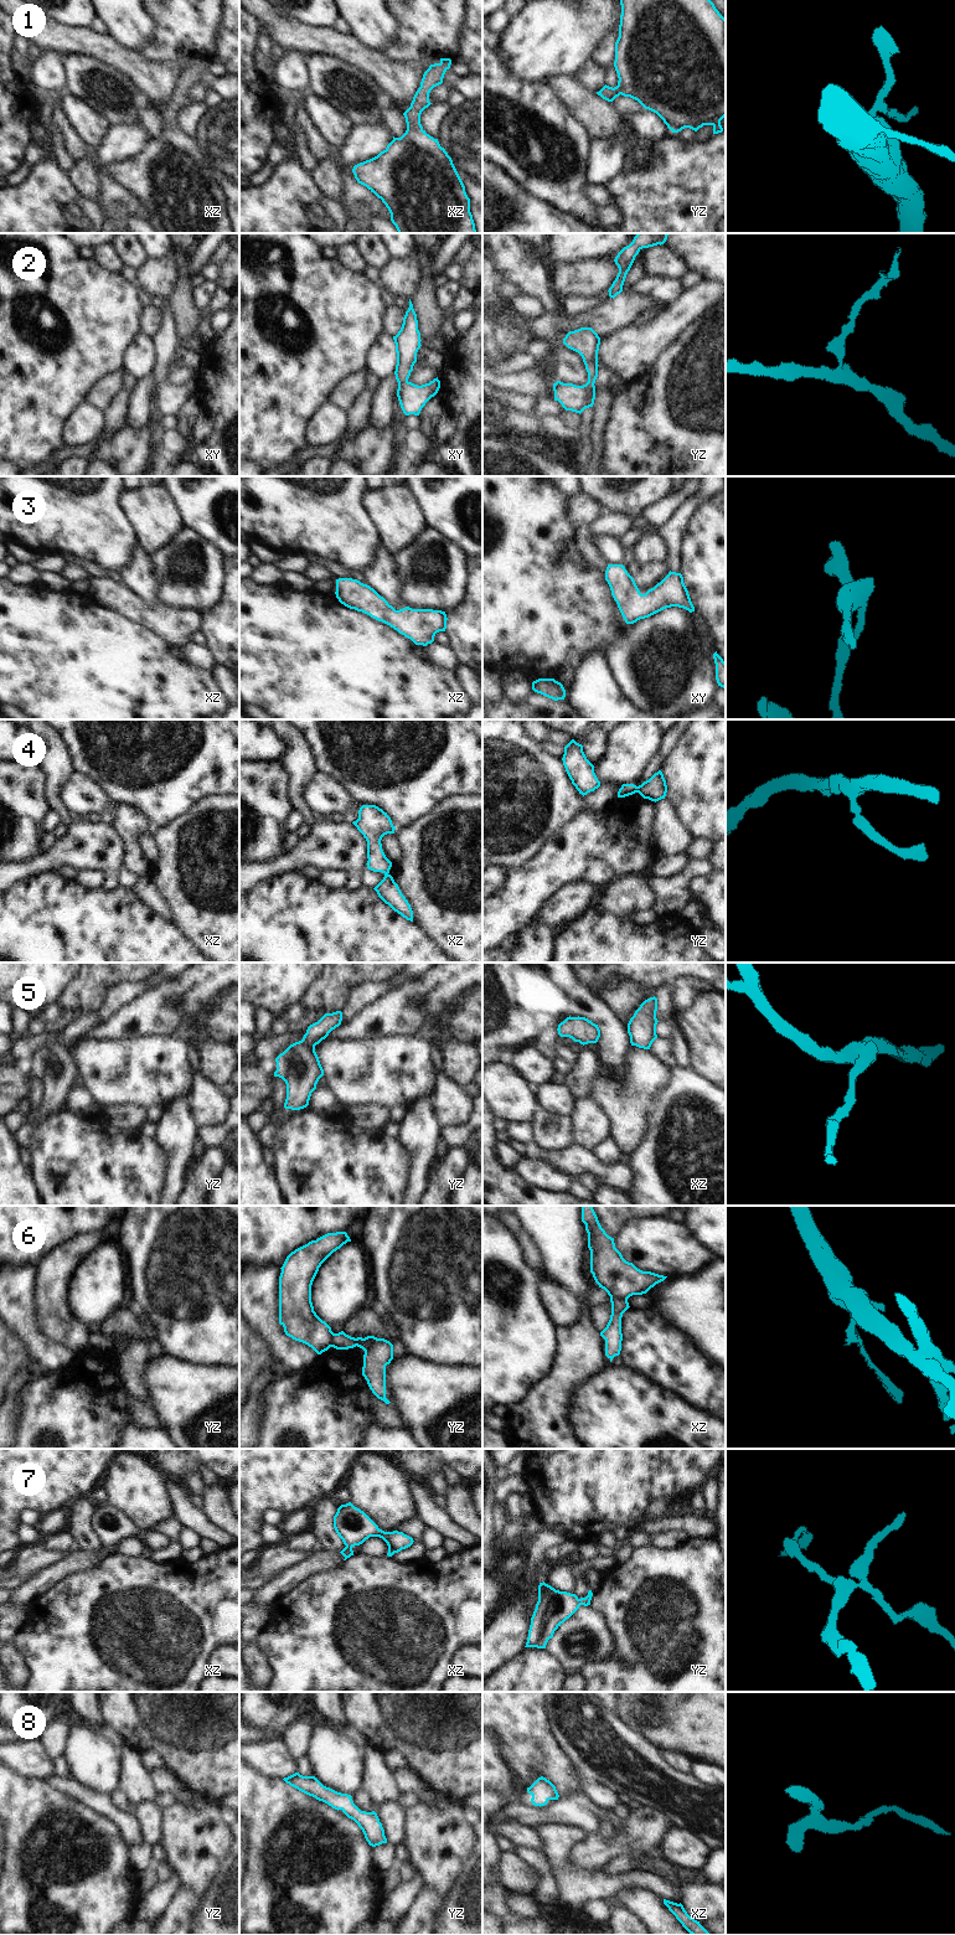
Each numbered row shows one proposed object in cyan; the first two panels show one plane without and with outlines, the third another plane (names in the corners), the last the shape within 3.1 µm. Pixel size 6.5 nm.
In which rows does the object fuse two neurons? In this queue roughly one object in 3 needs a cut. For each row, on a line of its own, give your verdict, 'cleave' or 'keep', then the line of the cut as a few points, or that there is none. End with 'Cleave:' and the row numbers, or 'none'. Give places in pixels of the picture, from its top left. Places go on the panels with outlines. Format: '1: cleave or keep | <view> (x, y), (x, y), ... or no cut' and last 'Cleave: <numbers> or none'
1: keep | no cut
2: keep | no cut
3: keep | no cut
4: cleave | yz (636, 787), (638, 791)
5: keep | no cut
6: cleave | xz (610, 1296), (620, 1296), (626, 1300)
7: keep | no cut
8: keep | no cut
Cleave: 4, 6

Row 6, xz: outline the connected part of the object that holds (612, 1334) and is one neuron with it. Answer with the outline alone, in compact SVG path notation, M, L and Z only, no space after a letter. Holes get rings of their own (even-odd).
M610 1297L611 1315L606 1327L600 1332L605 1340L605 1356L613 1361L621 1351L621 1317L623 1314L630 1307L628 1300L621 1297Z

